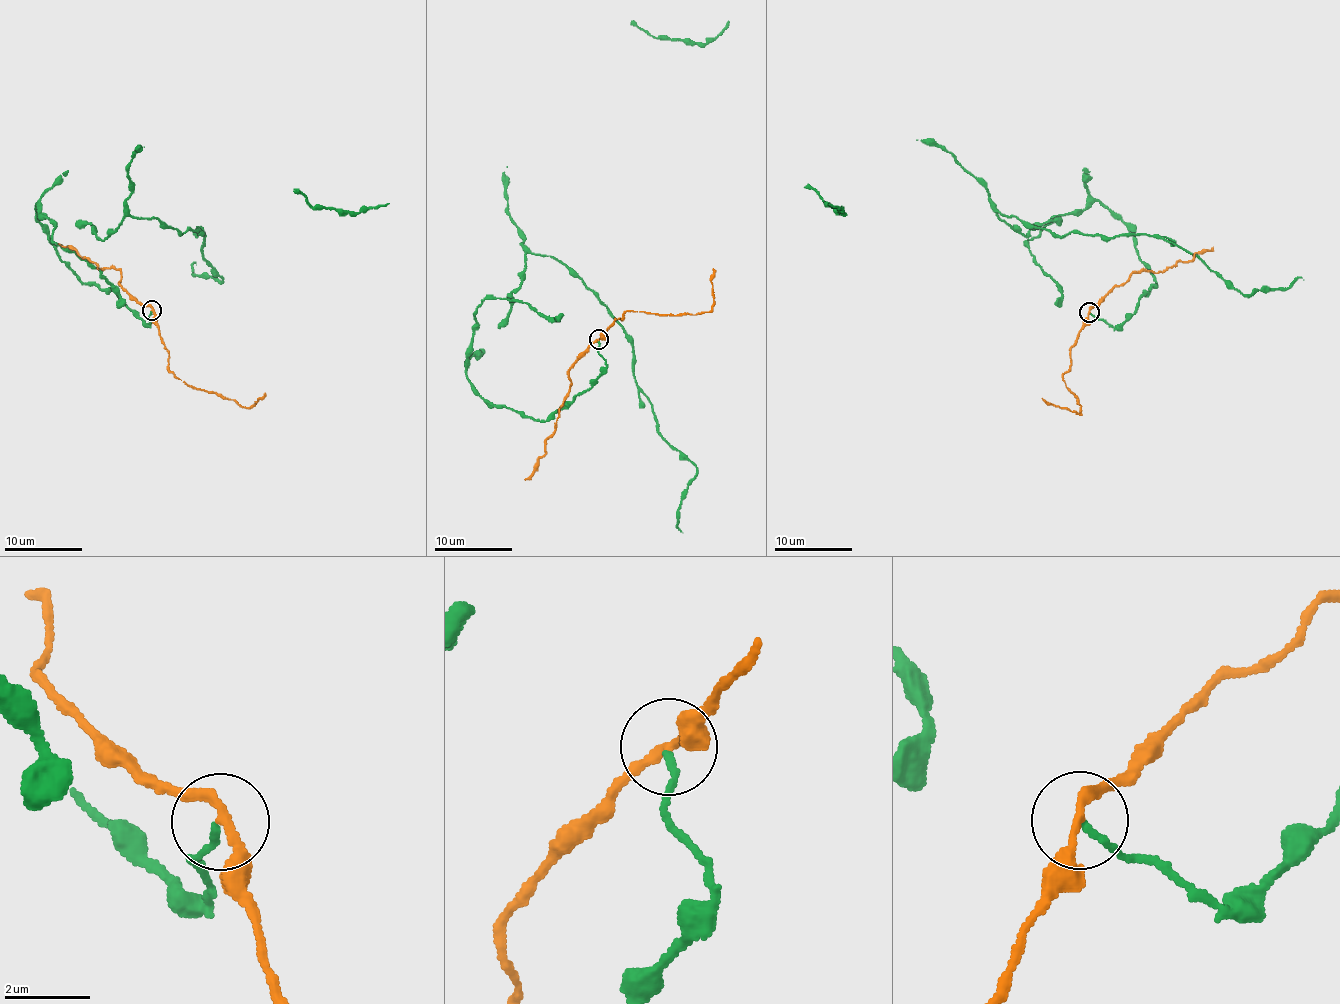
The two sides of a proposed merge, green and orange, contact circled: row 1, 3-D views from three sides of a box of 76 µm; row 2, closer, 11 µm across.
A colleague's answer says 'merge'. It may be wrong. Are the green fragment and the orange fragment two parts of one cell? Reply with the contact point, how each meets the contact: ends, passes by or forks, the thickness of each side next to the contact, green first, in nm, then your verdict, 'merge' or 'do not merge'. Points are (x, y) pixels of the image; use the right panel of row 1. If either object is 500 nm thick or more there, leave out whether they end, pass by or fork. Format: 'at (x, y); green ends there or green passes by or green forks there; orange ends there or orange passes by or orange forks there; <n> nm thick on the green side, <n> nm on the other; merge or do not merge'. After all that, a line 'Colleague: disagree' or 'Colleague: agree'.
at (1089, 312); green ends there; orange passes by; 140 nm thick on the green side, 200 nm on the other; do not merge
Colleague: disagree

